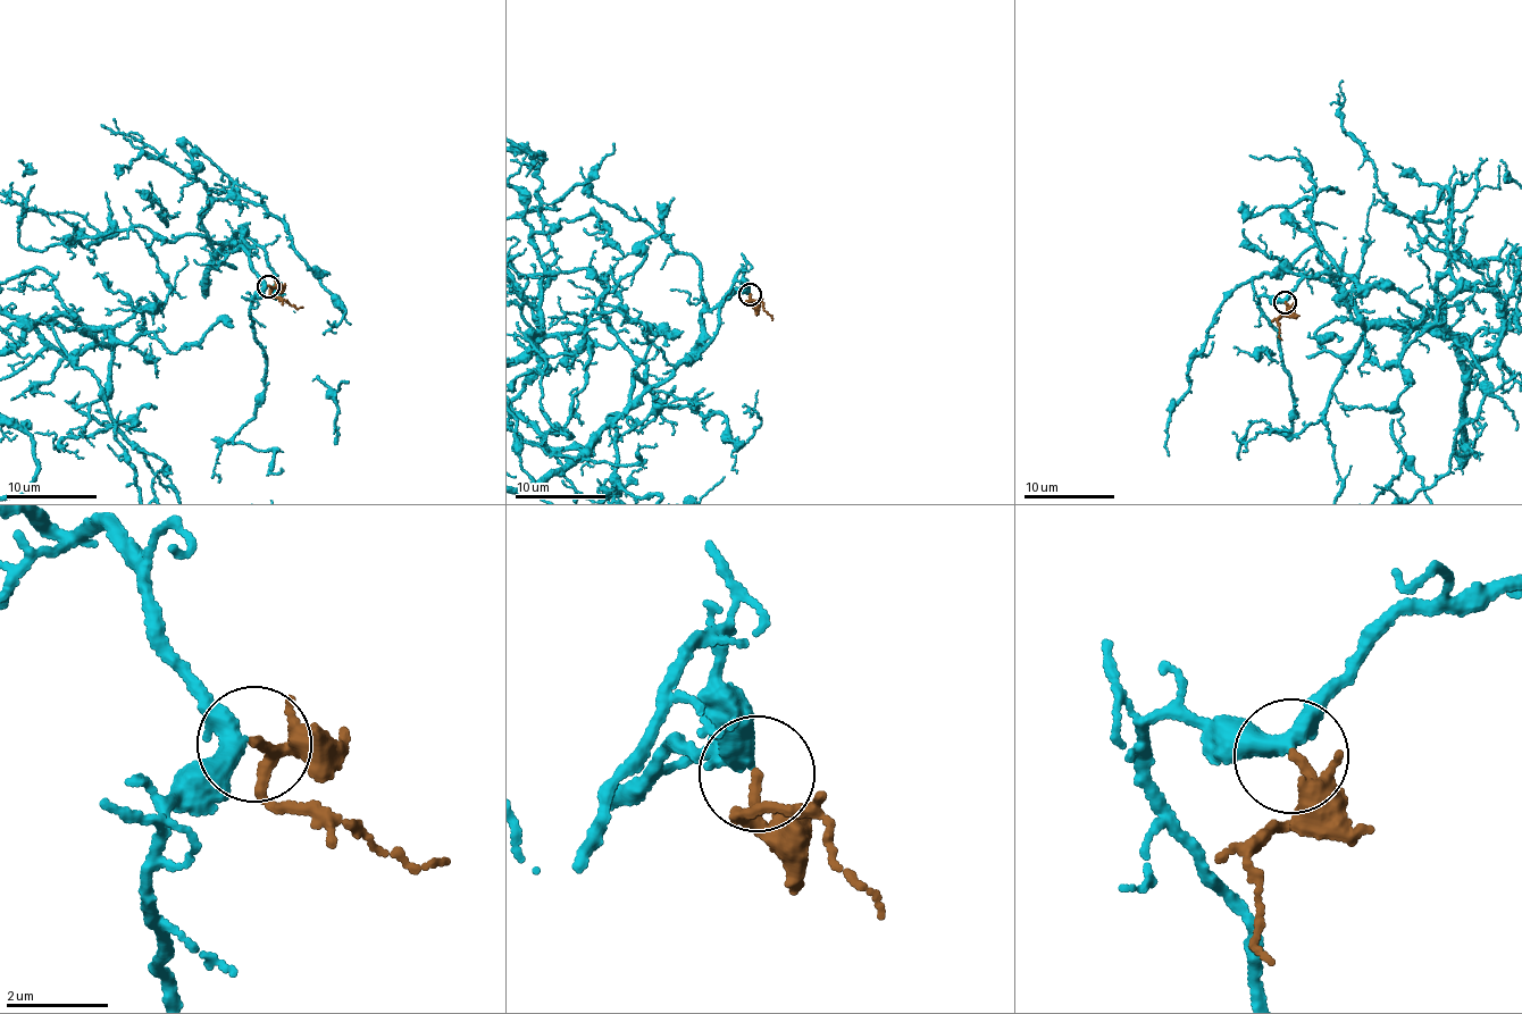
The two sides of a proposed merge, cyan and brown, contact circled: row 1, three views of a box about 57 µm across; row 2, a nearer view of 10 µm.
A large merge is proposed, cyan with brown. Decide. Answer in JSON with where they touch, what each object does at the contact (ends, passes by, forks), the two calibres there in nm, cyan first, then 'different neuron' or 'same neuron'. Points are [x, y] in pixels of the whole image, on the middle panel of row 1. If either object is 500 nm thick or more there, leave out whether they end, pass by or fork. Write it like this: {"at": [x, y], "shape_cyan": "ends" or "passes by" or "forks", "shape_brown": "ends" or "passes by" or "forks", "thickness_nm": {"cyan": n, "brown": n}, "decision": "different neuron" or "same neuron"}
{"at": [750, 294], "shape_cyan": "passes by", "shape_brown": "passes by", "thickness_nm": {"cyan": 380, "brown": 130}, "decision": "same neuron"}

